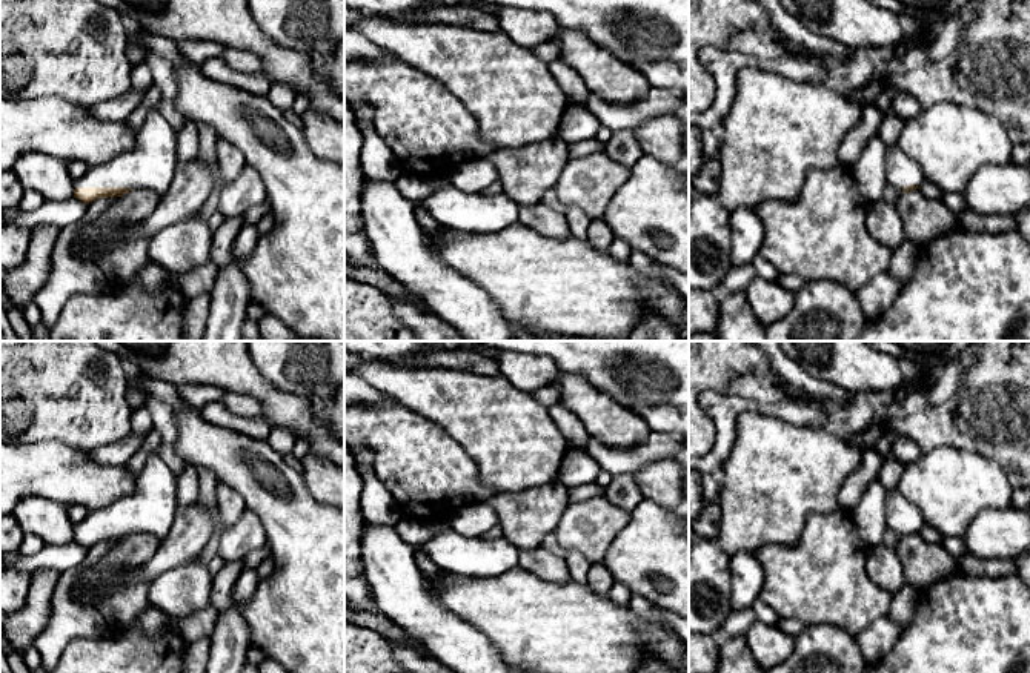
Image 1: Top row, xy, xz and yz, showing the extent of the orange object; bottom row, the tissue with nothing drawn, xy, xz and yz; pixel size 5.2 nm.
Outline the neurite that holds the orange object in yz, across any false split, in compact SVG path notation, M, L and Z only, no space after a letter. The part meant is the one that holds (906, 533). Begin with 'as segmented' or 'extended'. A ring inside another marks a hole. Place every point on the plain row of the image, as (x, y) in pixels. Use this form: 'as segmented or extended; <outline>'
extended; M898 487L885 490L884 519L885 527L892 529L899 538L919 533L925 524L919 509L905 499Z

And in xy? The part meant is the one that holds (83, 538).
extended; M152 452L137 475L135 490L74 524L74 541L86 549L135 533L149 533L163 541L177 513L175 479L158 453Z

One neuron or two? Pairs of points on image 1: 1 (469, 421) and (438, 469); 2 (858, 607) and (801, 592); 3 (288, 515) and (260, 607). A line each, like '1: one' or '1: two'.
1: two
2: one
3: one

